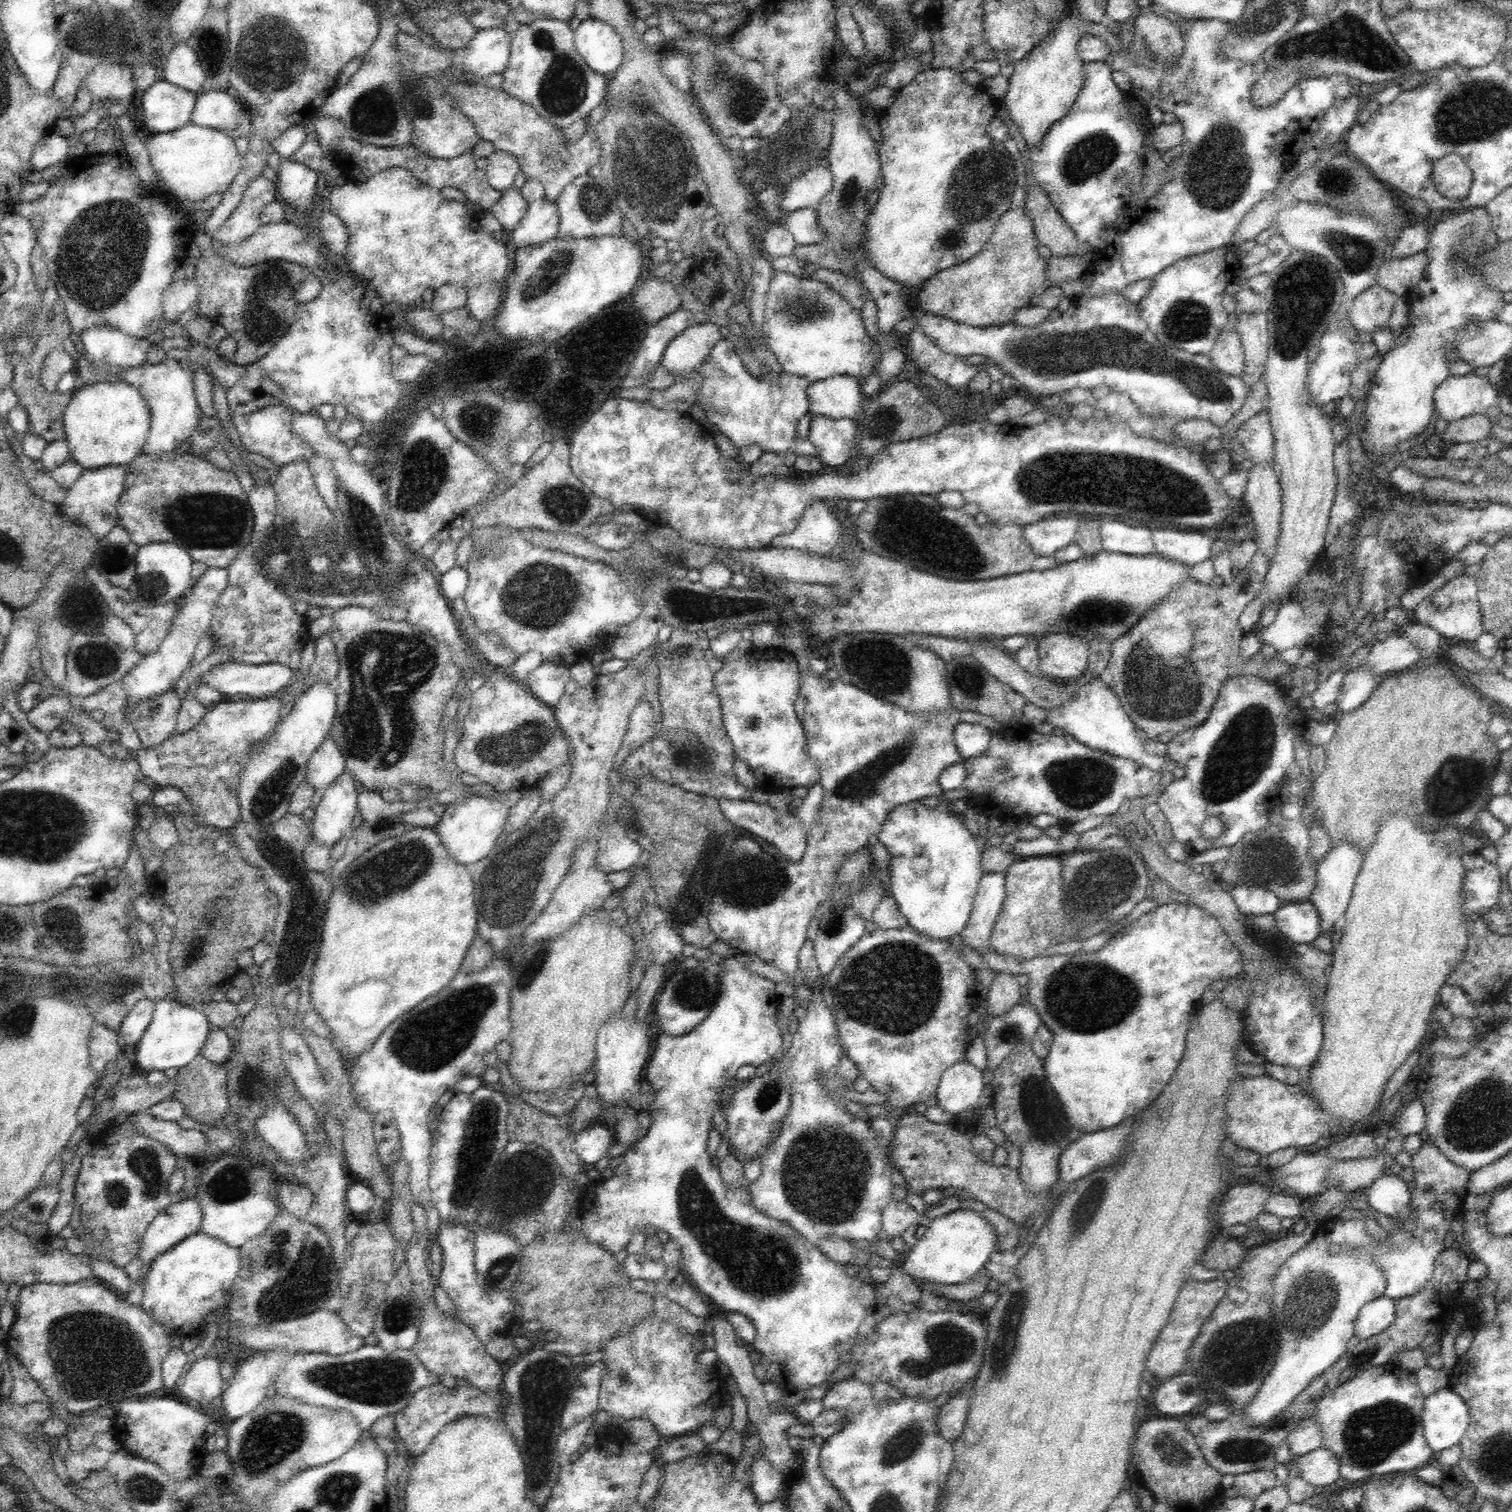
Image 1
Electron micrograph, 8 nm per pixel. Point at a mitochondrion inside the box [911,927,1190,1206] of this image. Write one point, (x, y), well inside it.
(1085, 997)

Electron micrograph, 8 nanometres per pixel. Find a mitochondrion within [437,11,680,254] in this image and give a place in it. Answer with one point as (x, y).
(562, 91)

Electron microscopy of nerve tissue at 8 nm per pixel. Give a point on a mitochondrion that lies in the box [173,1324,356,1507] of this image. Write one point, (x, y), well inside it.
(273, 1438)

